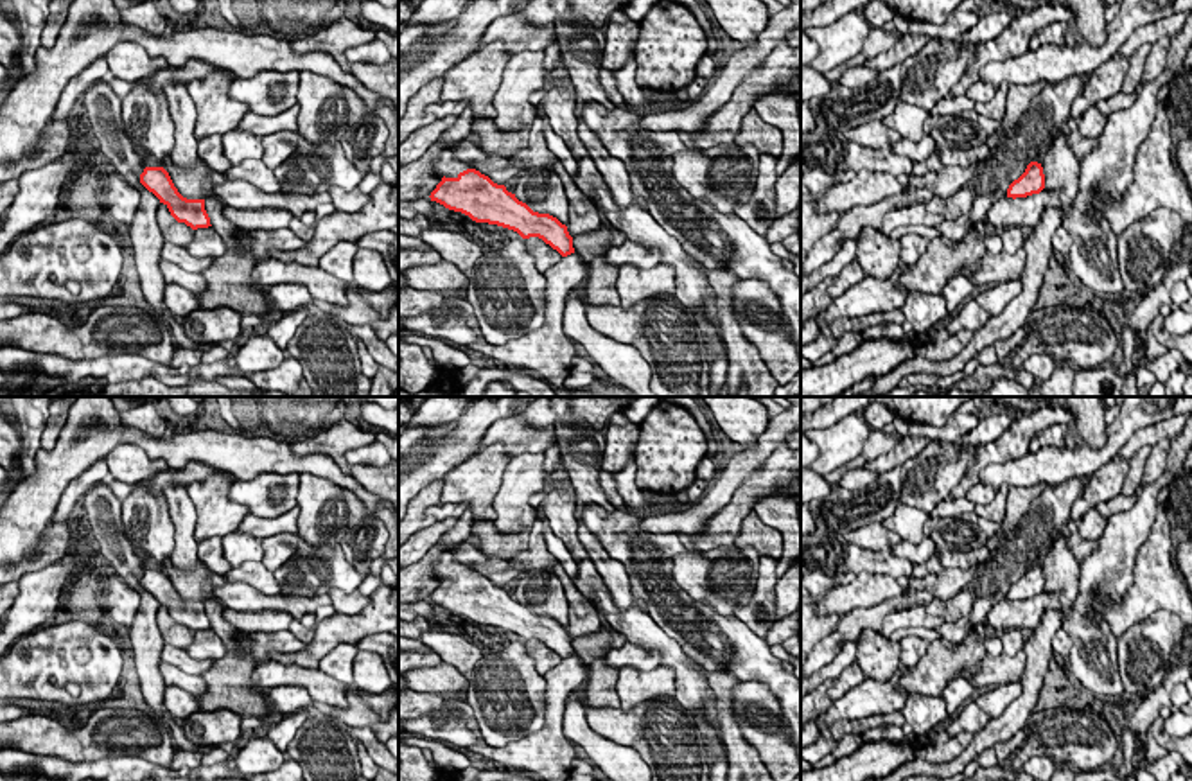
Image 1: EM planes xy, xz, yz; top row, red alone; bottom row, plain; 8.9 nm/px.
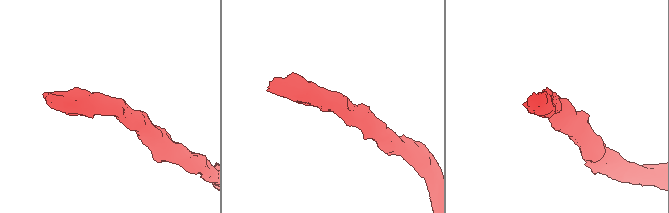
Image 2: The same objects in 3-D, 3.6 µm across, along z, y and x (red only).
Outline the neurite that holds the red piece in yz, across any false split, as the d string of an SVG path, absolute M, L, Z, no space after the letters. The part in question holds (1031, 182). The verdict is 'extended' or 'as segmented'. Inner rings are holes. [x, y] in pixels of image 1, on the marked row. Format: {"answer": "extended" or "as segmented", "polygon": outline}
{"answer": "as segmented", "polygon": "M1030 162L1025 172L1014 180L1007 189L1007 197L1027 197L1039 194L1045 189L1043 167L1038 162Z"}

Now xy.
{"answer": "as segmented", "polygon": "M145 167L140 183L169 208L178 223L185 223L192 230L212 226L205 199L183 197L163 167Z"}

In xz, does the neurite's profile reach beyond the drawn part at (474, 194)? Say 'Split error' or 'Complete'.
Complete

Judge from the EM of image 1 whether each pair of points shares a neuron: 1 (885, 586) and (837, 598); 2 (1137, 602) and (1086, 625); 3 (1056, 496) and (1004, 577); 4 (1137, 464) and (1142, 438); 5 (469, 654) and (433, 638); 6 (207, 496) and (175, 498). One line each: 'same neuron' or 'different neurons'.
1: same neuron
2: different neurons
3: same neuron
4: different neurons
5: same neuron
6: different neurons

